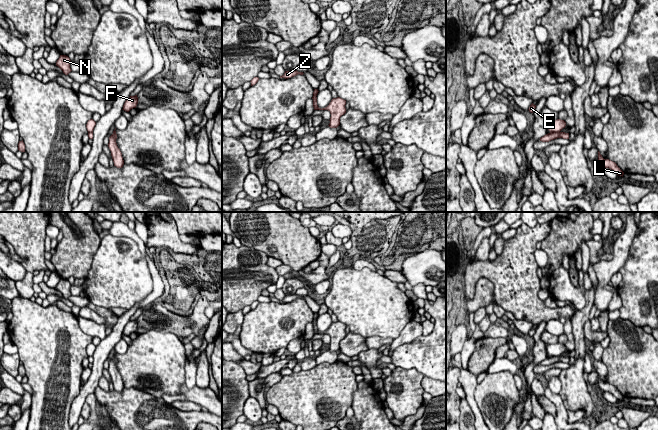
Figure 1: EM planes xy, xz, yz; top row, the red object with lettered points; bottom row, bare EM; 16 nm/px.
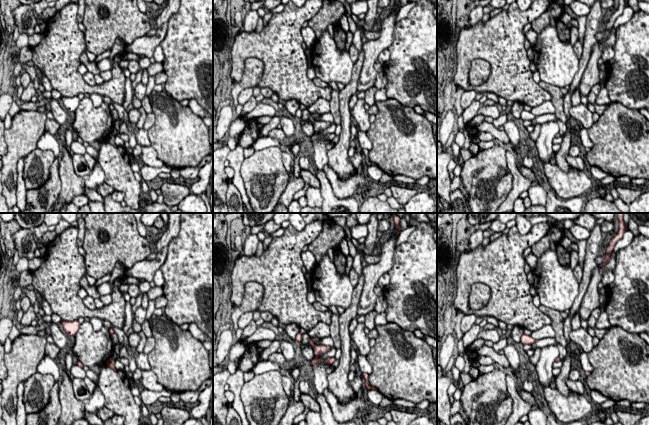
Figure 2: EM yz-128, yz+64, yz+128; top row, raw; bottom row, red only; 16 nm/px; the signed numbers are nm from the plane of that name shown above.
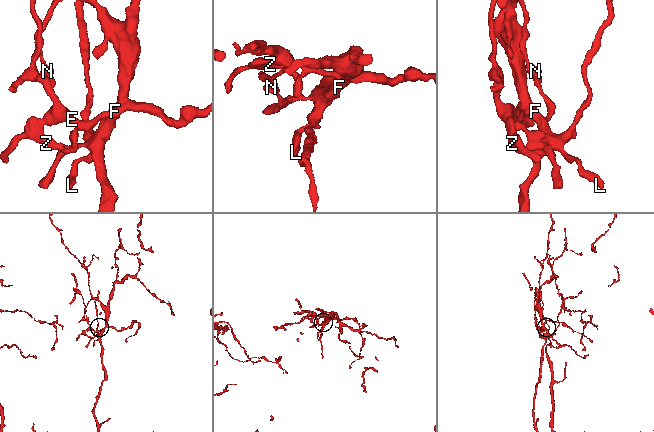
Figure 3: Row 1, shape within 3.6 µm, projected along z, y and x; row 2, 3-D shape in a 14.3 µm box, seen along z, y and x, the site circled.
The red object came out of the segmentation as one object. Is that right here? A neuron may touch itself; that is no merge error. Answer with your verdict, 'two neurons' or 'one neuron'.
one neuron

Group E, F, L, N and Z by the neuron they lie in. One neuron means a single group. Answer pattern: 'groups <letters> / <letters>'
groups E F L N Z

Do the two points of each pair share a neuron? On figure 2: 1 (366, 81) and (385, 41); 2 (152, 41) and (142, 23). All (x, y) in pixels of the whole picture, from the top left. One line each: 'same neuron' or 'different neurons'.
1: same neuron
2: different neurons

